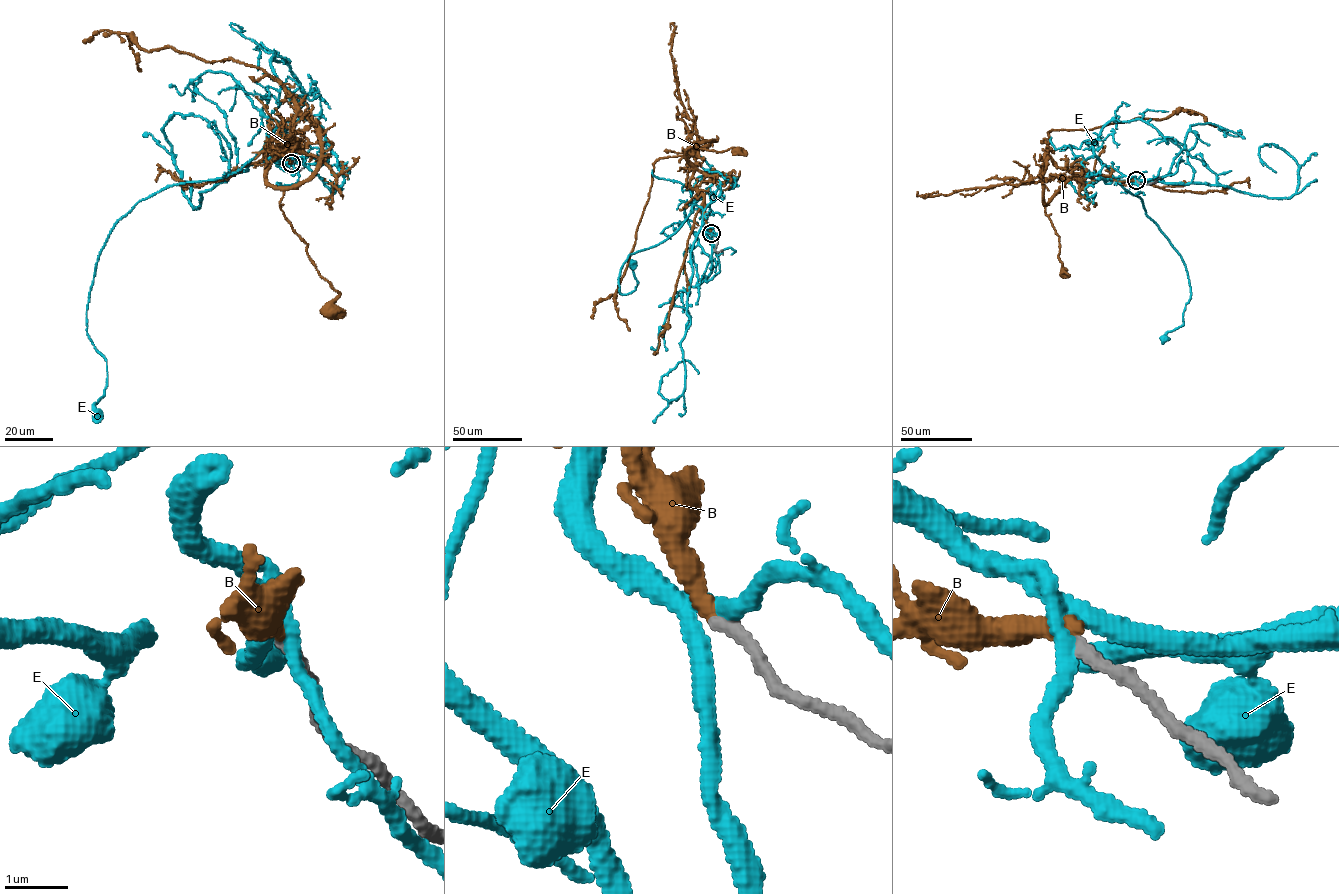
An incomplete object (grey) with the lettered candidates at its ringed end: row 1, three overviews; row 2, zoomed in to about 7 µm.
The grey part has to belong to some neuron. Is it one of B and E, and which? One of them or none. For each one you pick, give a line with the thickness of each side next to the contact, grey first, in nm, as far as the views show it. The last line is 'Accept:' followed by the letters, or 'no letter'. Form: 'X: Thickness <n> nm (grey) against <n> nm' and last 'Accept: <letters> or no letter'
Accept: no letter

